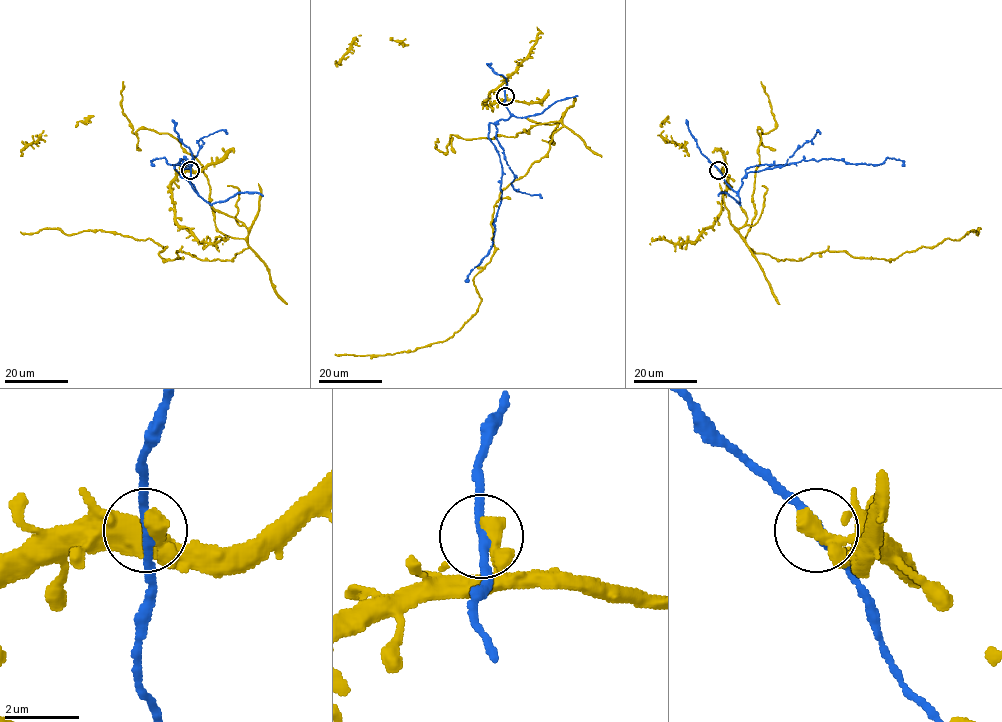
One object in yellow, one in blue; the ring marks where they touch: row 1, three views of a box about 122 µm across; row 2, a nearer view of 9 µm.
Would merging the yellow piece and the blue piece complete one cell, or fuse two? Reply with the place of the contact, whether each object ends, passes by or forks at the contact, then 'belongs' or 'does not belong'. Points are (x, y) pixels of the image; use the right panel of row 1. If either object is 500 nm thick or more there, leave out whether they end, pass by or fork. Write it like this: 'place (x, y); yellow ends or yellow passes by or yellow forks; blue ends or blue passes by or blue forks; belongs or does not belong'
place (718, 170); belongs

